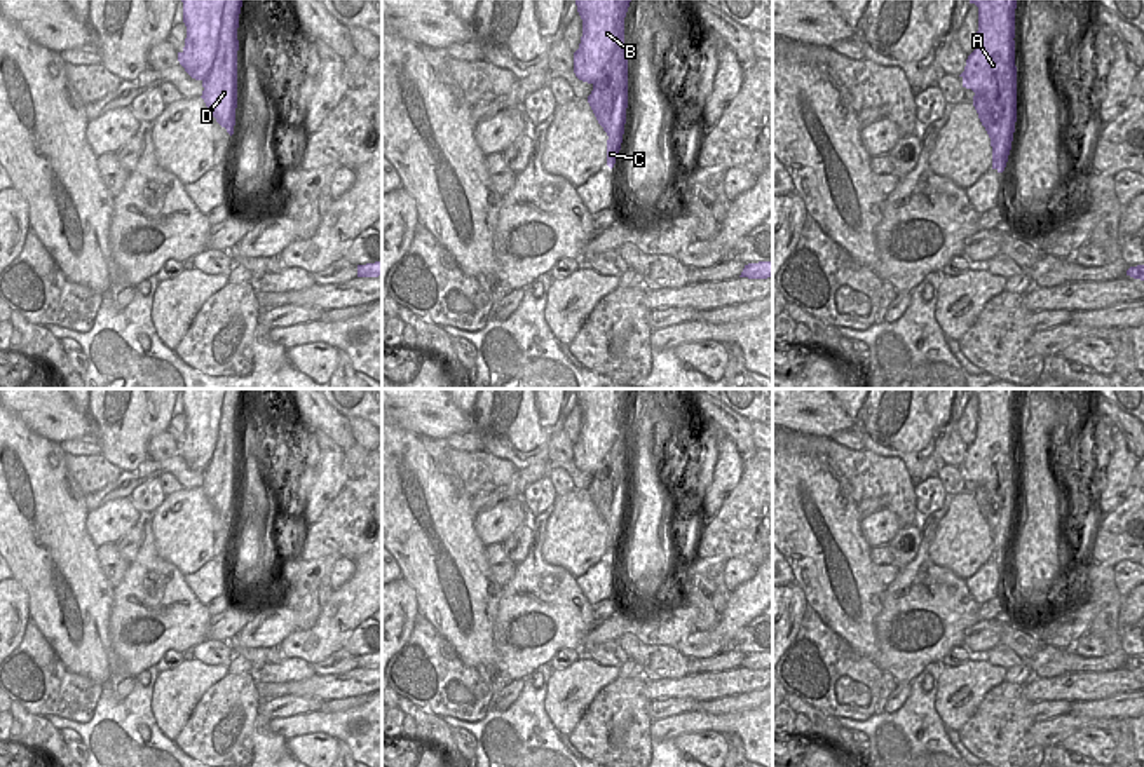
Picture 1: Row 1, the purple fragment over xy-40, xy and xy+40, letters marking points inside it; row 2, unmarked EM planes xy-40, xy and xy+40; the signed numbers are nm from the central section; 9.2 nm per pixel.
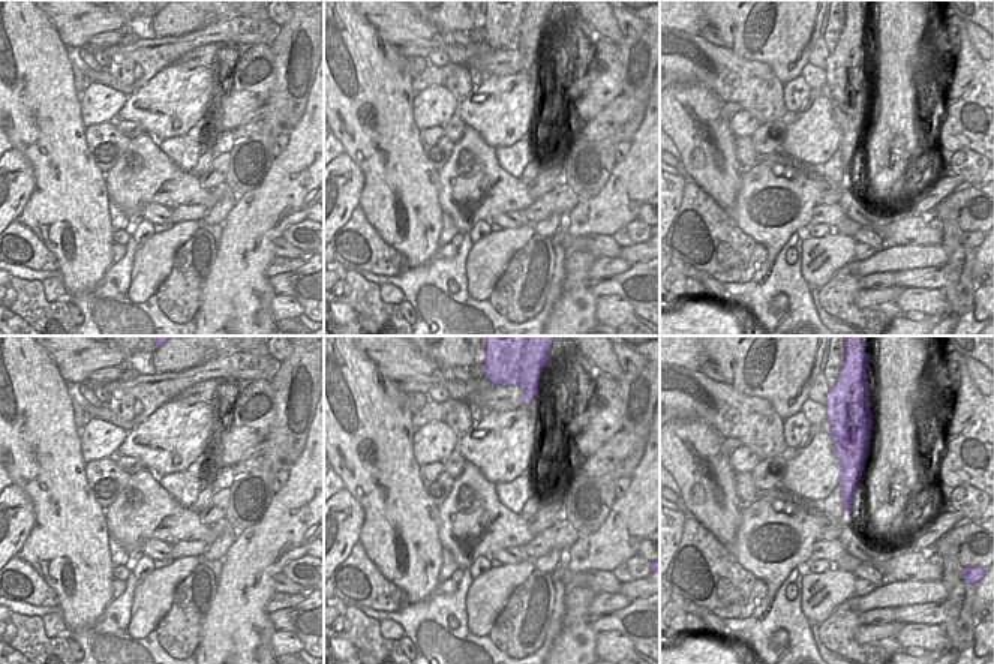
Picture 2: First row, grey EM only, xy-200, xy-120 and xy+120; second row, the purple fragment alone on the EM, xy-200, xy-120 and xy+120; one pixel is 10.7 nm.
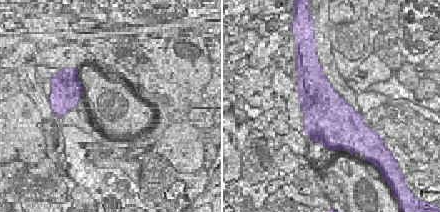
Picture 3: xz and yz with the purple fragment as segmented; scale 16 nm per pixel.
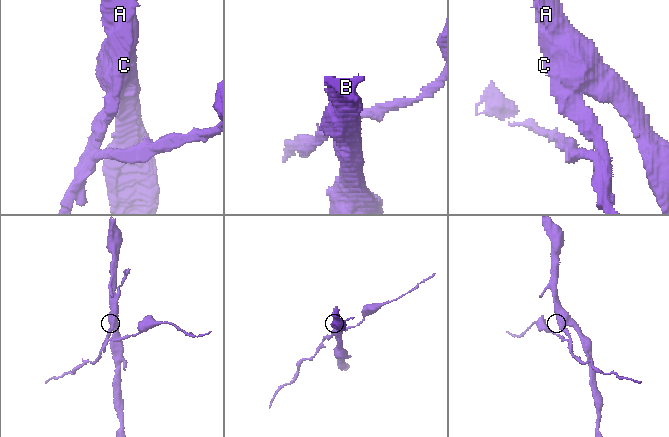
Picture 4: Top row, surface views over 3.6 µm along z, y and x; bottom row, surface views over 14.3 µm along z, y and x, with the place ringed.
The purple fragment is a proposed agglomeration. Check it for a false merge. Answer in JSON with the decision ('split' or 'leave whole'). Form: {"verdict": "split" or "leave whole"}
{"verdict": "split"}

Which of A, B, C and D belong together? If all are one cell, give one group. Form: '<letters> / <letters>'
A B / C D

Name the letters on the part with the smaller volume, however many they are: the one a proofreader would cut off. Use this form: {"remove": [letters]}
{"remove": ["C", "D"]}

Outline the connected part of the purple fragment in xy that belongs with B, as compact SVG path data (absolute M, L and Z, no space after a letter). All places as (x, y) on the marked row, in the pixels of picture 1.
M575 0L582 19L582 37L574 52L574 73L579 80L596 84L616 73L614 56L624 44L624 30L617 28L616 0Z

